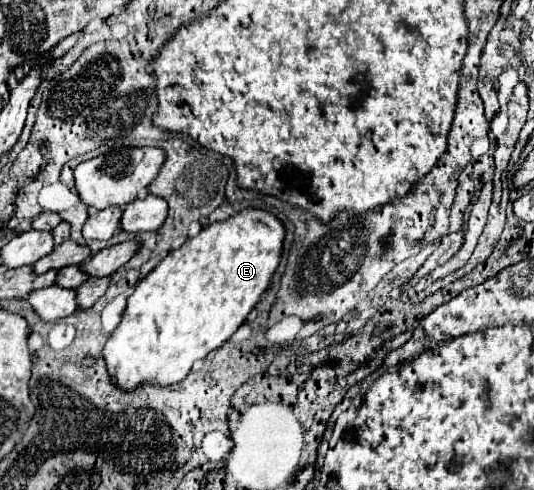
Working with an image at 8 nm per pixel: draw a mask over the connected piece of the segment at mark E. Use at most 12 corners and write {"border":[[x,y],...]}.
{"border":[[247,208],[171,250],[103,356],[181,382],[257,306],[285,226]]}

